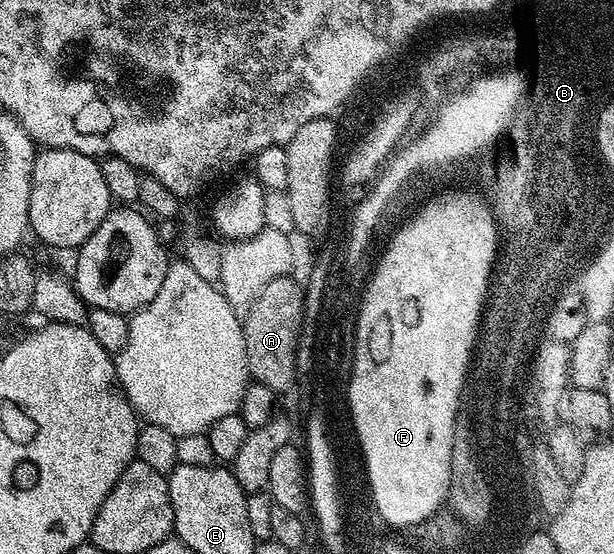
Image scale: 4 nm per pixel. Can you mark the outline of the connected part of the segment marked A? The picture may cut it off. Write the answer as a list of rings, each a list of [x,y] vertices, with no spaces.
[[[280,274],[257,296],[242,320],[247,373],[255,383],[268,386],[276,394],[283,394],[298,378],[296,364],[303,308],[303,287]]]

